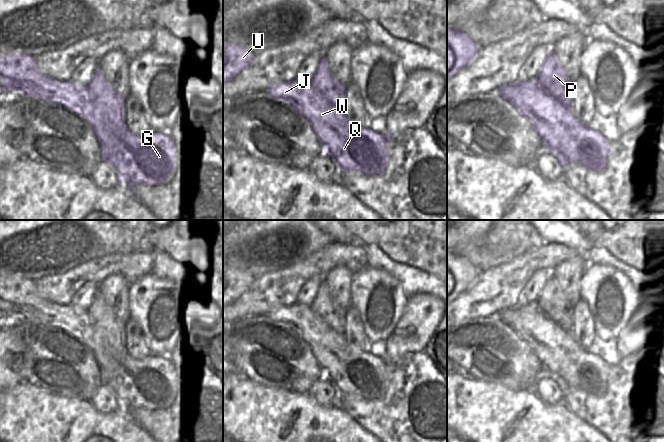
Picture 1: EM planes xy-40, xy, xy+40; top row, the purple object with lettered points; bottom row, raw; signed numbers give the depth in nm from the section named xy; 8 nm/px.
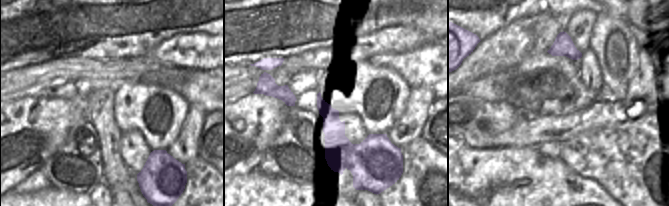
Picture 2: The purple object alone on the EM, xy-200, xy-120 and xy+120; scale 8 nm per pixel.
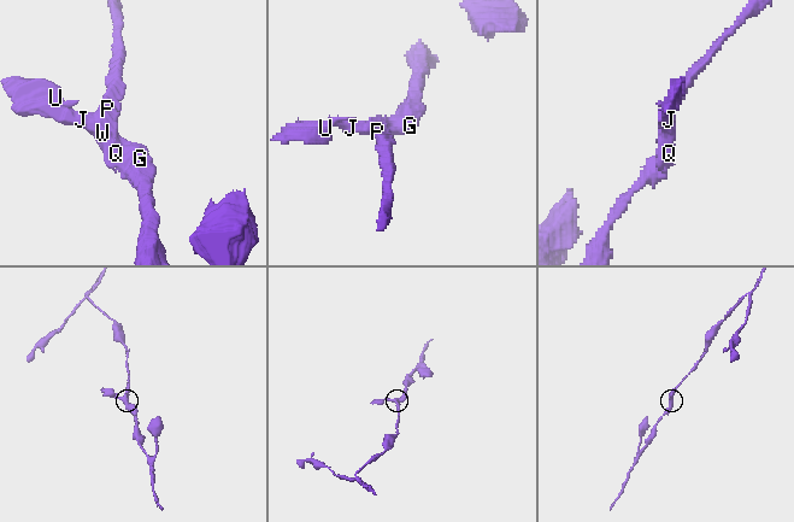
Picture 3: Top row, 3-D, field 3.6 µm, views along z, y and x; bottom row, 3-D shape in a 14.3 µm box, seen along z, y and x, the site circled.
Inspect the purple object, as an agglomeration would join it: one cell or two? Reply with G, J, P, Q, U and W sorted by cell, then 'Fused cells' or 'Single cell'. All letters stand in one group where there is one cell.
Groups: G J Q U W / P. Fused cells.

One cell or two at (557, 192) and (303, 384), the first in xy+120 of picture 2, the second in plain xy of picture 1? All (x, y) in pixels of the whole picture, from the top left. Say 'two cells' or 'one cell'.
two cells

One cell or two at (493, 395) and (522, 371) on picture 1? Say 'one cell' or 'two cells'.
two cells

